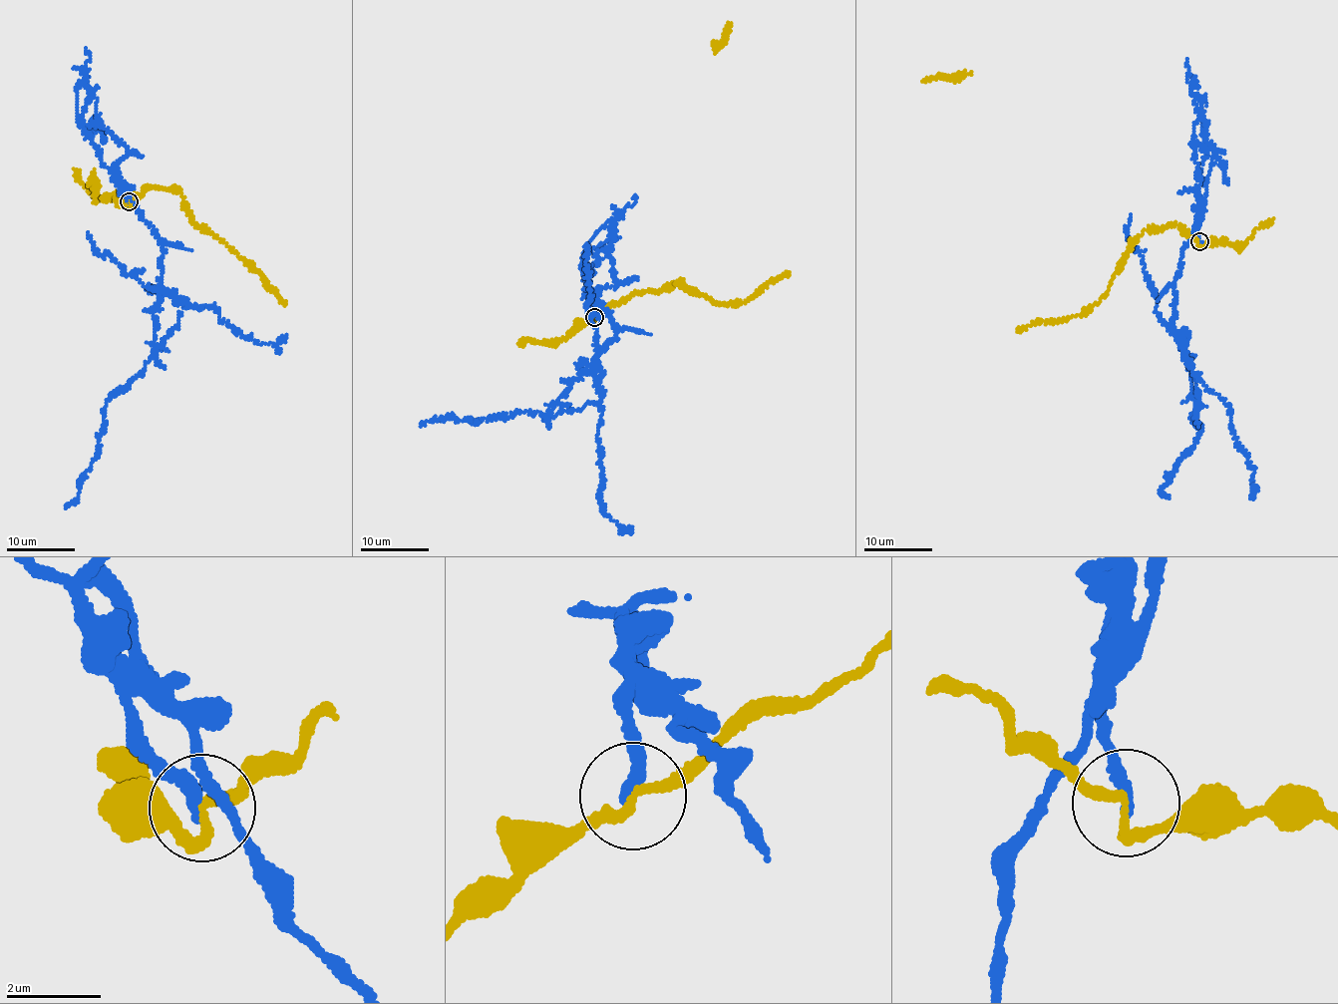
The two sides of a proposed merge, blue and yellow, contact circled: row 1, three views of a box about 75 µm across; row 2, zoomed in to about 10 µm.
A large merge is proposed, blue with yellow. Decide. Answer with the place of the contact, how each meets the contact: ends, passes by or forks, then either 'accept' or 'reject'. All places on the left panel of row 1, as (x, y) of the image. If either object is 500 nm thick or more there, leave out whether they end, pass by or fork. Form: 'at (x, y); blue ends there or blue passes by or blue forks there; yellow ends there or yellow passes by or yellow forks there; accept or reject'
at (129, 201); blue ends there; yellow passes by; reject

